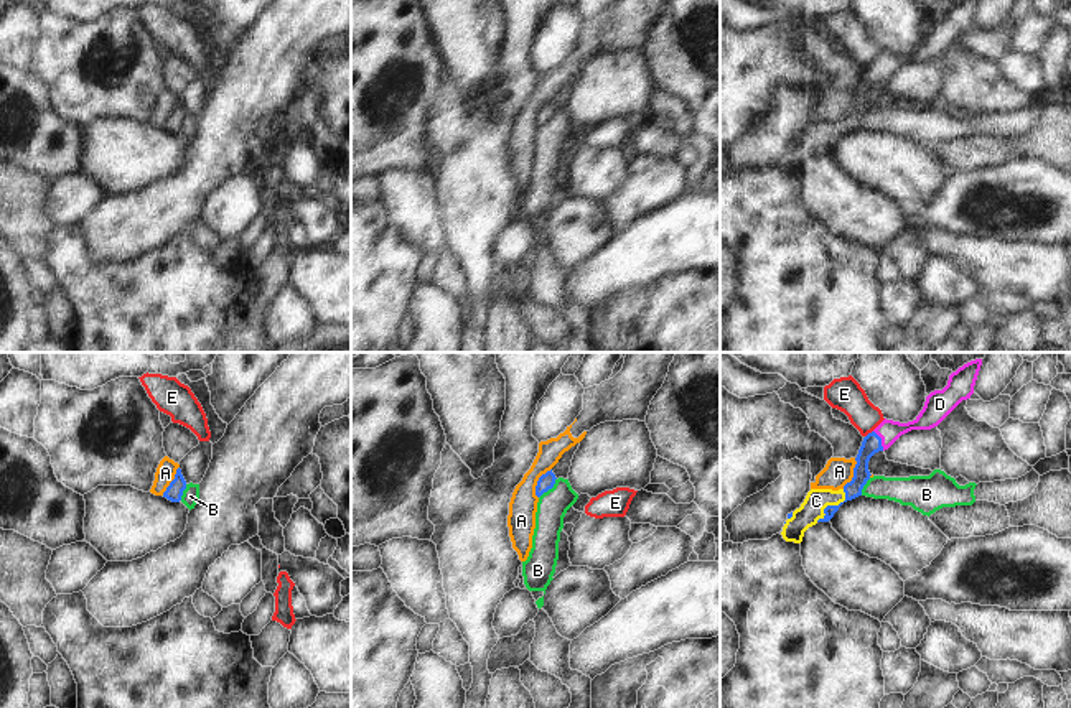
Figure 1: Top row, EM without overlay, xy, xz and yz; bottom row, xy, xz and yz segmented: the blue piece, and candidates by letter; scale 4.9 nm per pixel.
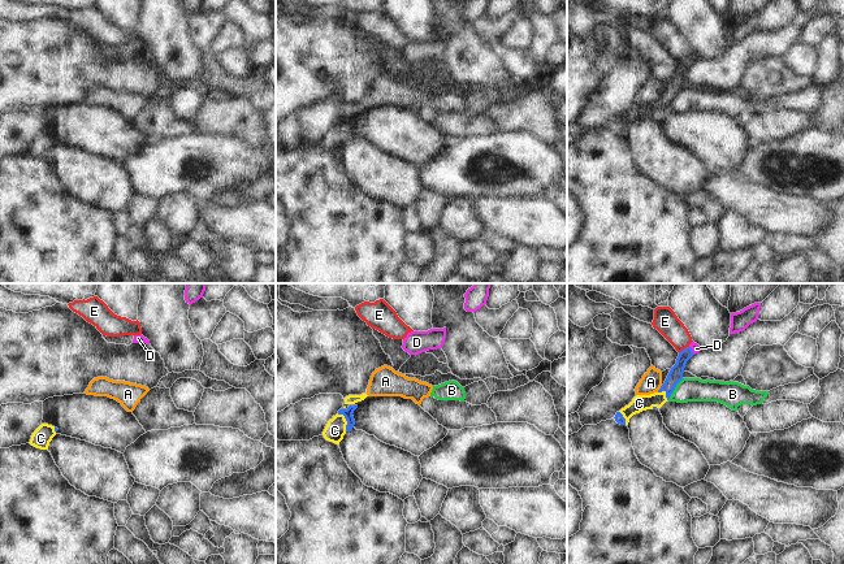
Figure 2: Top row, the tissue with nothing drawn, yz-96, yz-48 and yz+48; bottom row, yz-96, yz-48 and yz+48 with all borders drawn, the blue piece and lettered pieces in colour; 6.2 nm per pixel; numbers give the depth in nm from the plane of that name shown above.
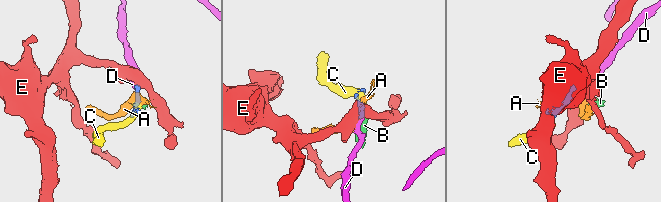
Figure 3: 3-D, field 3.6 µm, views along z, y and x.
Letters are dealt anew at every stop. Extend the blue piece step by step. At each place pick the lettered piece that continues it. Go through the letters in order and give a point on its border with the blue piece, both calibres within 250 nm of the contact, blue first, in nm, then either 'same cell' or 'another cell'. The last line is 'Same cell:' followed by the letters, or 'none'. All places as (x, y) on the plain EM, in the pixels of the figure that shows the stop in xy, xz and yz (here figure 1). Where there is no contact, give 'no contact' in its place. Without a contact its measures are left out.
A: contact xz (537, 114); calibres 80 and 140 nm; another cell
B: contact xz (549, 119); calibres 80 and 150 nm; another cell
C: contact yz (832, 137); calibres 90 and 110 nm; same cell
D: contact yz (880, 71); calibres 100 and 110 nm; same cell
E: contact yz (869, 65); calibres 100 and 160 nm; another cell
Same cell: C, D

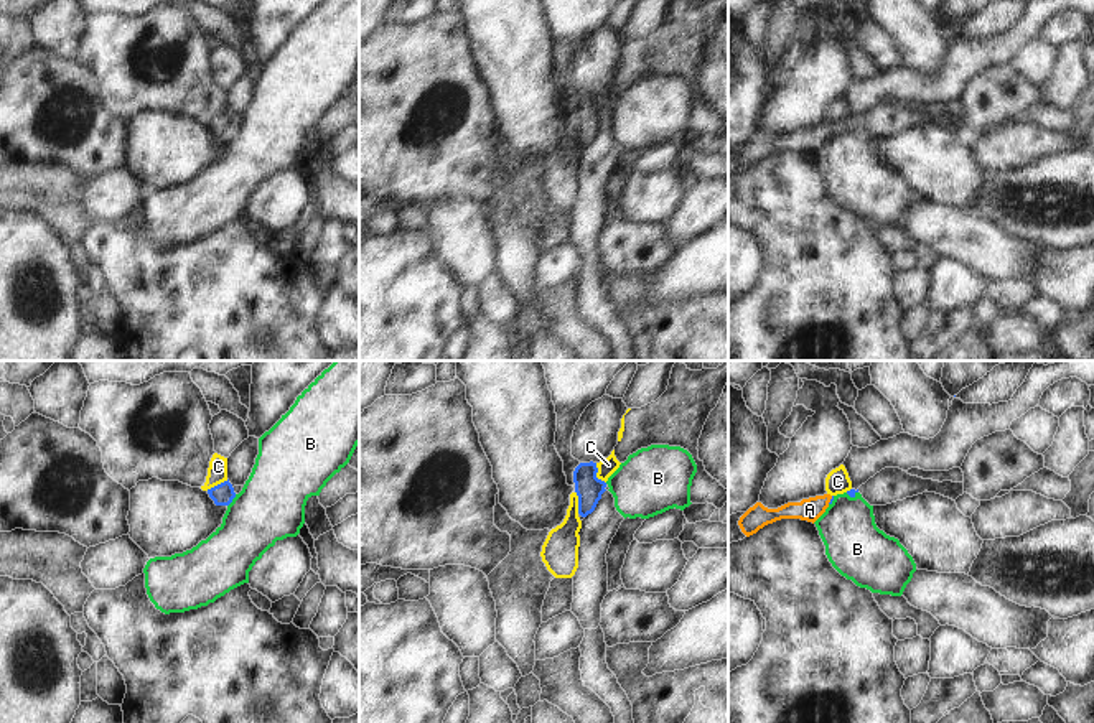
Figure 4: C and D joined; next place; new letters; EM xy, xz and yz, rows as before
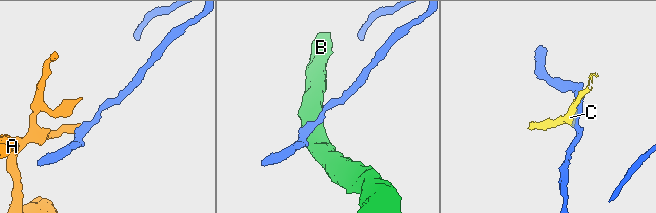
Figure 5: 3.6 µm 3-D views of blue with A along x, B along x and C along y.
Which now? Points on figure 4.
A: contact yz (831, 130); calibres 20 and 110 nm; another cell
B: contact xy (231, 132); calibres 110 and 320 nm; another cell
C: contact xz (595, 106); calibres 140 and 80 nm; another cell
Same cell: none

